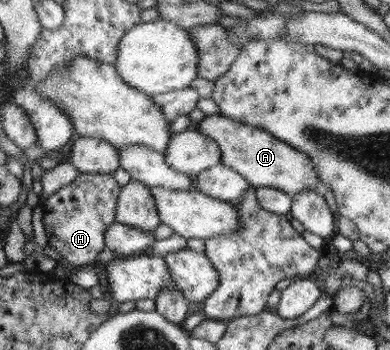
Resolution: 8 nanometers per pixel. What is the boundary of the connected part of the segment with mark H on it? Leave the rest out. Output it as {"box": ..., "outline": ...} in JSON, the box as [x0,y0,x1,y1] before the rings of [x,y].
{"box":[42,173,121,270],"outline":[[[82,173],[70,184],[44,197],[42,222],[47,243],[60,252],[61,262],[76,270],[98,261],[98,254],[105,248],[106,230],[116,222],[115,211],[121,189],[112,174]]]}

